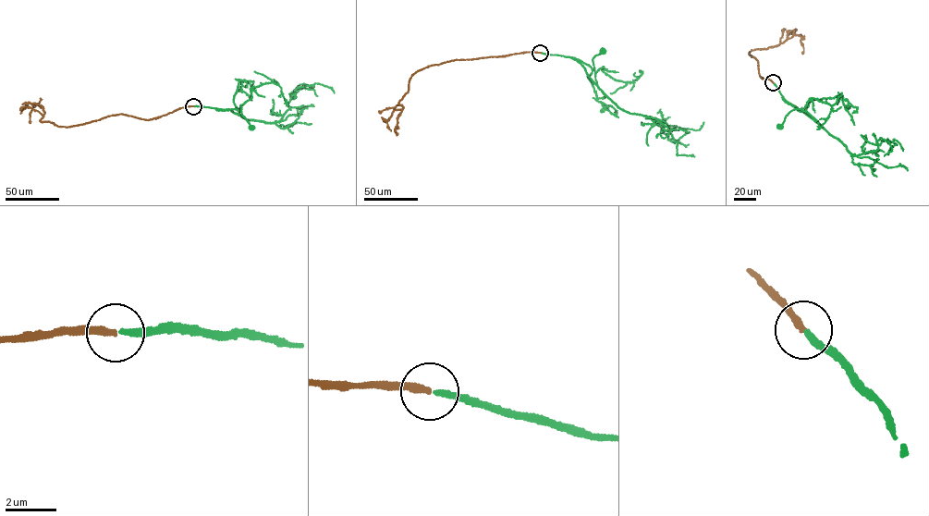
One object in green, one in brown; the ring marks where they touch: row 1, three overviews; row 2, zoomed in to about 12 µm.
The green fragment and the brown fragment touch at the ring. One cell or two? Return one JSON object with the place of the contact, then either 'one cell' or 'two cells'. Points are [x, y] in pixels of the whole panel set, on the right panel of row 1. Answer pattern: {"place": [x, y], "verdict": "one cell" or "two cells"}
{"place": [773, 82], "verdict": "one cell"}

